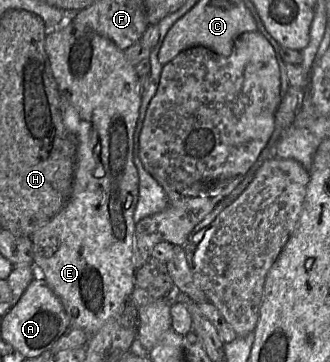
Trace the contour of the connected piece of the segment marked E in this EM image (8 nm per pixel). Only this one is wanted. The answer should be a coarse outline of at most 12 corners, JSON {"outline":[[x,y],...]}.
{"outline":[[71,17],[45,50],[78,140],[37,274],[91,338],[134,290],[135,66]]}

